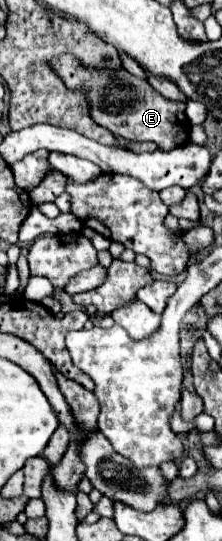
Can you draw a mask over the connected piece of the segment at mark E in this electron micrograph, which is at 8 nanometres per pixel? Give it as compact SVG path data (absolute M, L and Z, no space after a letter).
M71 53L49 59L49 67L63 77L63 83L73 91L83 91L91 107L91 119L109 129L115 137L133 141L153 141L161 151L171 151L185 145L189 139L189 121L185 117L185 103L163 99L145 79L133 77L129 71L103 71L99 67L87 67Z

